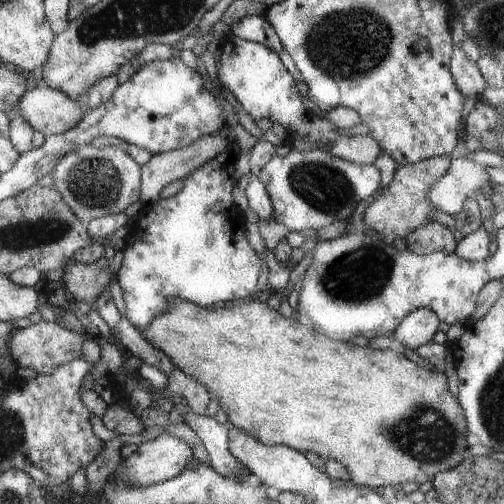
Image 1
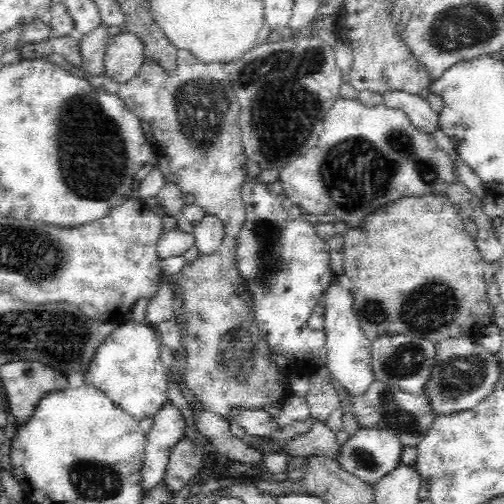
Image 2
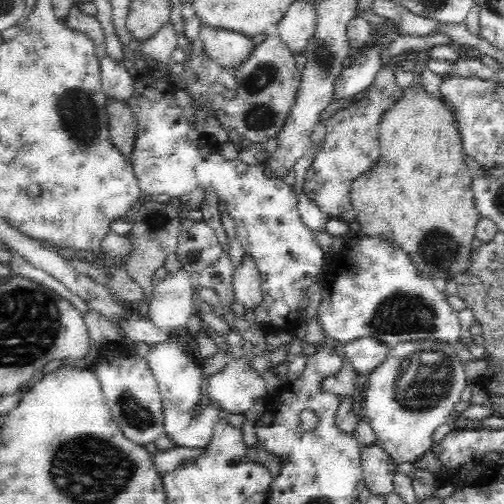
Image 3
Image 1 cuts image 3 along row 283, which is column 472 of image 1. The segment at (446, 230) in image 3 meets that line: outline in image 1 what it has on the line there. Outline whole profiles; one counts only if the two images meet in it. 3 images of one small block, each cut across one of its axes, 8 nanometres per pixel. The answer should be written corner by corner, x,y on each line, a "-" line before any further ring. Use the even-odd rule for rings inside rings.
257,298
253,302
241,304
241,306
227,306
227,308
203,308
199,304
191,304
191,302
183,302
183,300
175,300
171,312
165,312
163,316
157,316
151,326
145,330
147,338
157,346
163,348
173,364
185,374
189,376
193,382
203,384
209,392
211,398
219,398
223,410
231,416
231,420
235,422
235,426
241,426
243,432
251,432
255,434
259,440
263,440
265,444
273,444
273,446
291,446
295,450
301,450
305,454
321,454
327,460
337,460
341,462
349,472
351,472
351,482
355,486
363,486
363,488
387,488
387,486
397,486
397,484
407,484
407,482
427,482
427,480
435,480
439,474
443,472
451,472
455,468
461,468
463,462
467,458
471,458
469,448
473,446
473,442
477,442
471,432
469,432
469,418
465,414
465,408
461,406
459,398
451,394
449,382
447,382
447,374
437,372
437,368
429,366
429,364
415,364
413,360
409,360
407,356
403,356
403,352
399,348
387,348
387,350
373,350
369,346
355,346
353,342
339,342
333,340
329,336
325,336
323,332
309,330
307,326
301,326
293,316
291,318
283,318
277,310
269,310
263,302
259,302

